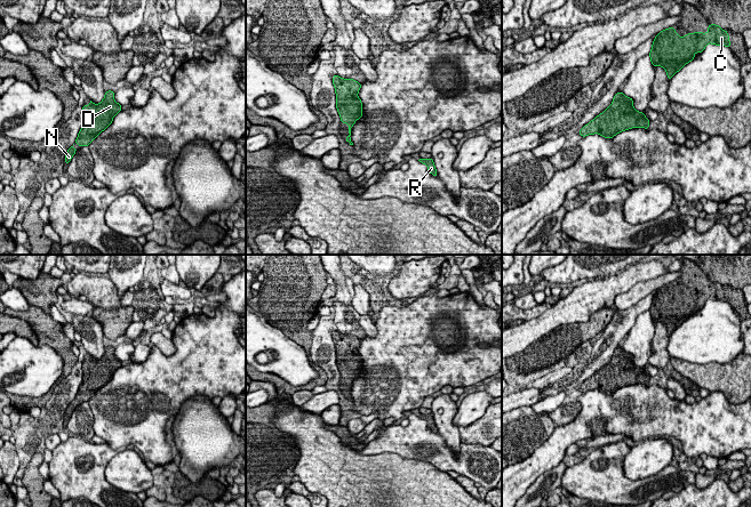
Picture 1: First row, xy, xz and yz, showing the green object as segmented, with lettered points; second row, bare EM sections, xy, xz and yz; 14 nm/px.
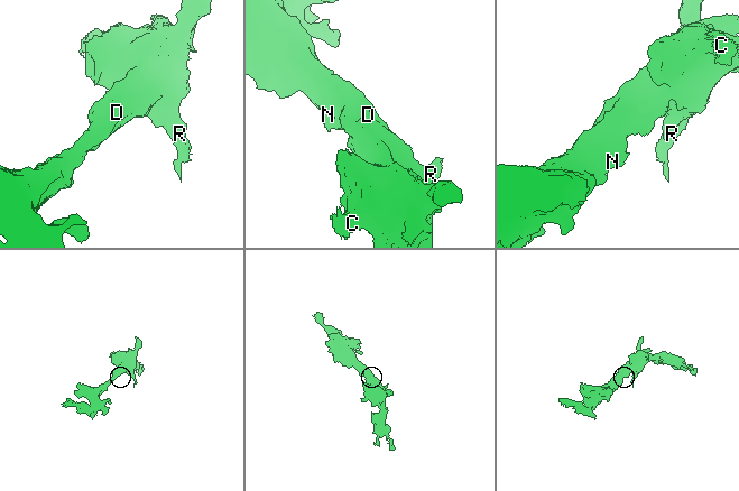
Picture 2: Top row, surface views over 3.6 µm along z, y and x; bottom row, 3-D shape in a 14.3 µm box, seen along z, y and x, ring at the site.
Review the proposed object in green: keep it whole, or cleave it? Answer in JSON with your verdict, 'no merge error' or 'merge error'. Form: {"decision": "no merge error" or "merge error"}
{"decision": "no merge error"}

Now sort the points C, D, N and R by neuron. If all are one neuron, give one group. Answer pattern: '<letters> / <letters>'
C D N R

